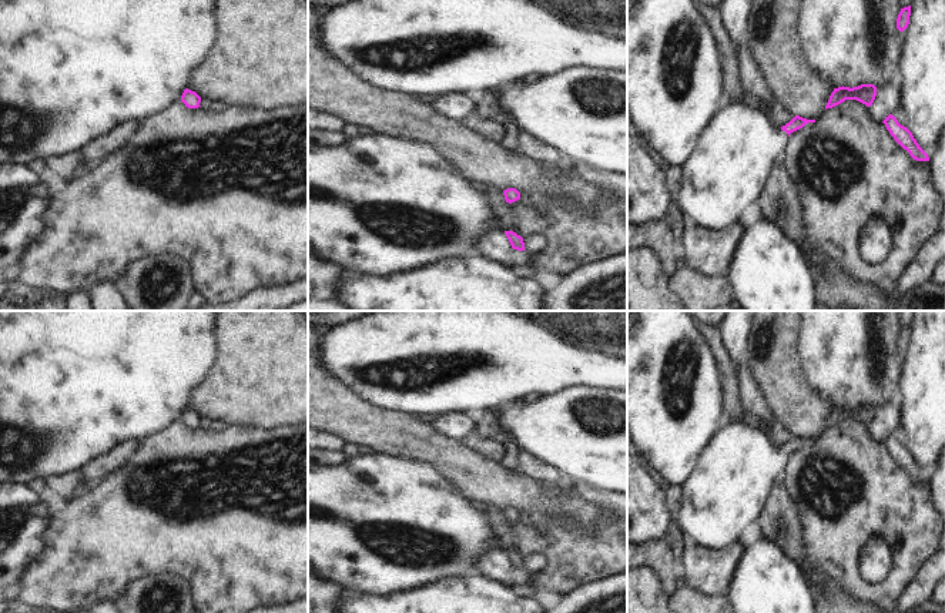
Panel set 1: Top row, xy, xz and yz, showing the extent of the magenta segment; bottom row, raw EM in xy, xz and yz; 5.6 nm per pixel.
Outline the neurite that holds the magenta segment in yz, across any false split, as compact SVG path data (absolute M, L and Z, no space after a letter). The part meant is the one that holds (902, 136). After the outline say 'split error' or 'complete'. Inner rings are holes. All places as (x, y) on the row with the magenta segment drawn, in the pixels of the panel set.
M892 114L885 117L882 123L885 124L887 130L894 137L894 140L904 150L907 150L914 160L929 161L928 154L919 147L912 133L907 127L901 125Z | complete

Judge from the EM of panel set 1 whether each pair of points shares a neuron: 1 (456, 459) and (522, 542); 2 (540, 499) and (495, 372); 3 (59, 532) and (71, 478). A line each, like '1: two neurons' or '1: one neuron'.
1: two neurons
2: two neurons
3: two neurons

